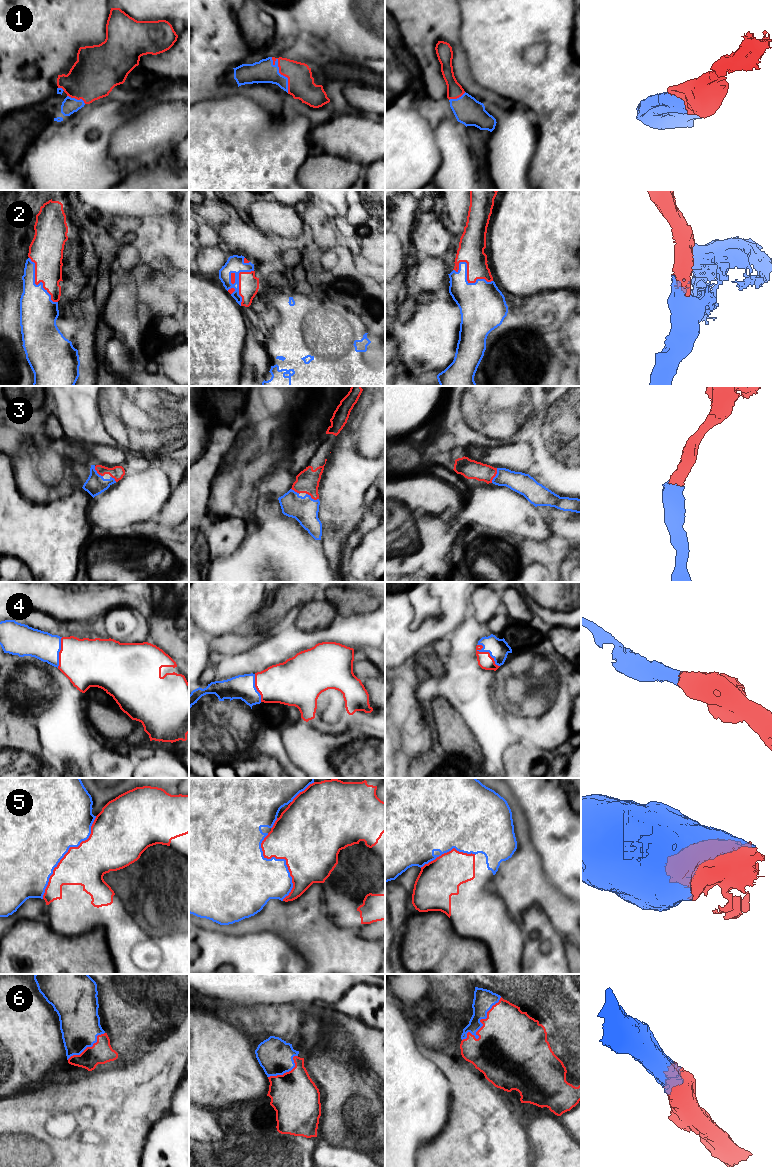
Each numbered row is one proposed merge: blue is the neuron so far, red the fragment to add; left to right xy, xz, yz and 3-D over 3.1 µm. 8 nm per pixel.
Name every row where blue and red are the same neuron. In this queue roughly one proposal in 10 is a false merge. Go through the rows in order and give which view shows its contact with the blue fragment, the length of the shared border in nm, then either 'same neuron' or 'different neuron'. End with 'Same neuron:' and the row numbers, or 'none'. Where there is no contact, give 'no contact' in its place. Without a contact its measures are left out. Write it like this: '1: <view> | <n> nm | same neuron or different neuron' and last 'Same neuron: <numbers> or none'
1: xz | 320 nm | same neuron
2: yz | 340 nm | same neuron
3: yz | 130 nm | same neuron
4: yz | 260 nm | same neuron
5: xy | 800 nm | same neuron
6: yz | 480 nm | same neuron
Same neuron: 1, 2, 3, 4, 5, 6

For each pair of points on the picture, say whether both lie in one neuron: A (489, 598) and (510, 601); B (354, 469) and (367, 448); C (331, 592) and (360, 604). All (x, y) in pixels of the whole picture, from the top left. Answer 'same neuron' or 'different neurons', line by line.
A: different neurons
B: different neurons
C: same neuron

